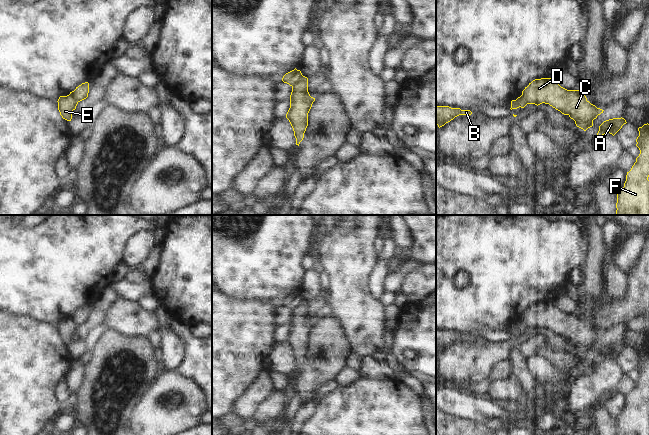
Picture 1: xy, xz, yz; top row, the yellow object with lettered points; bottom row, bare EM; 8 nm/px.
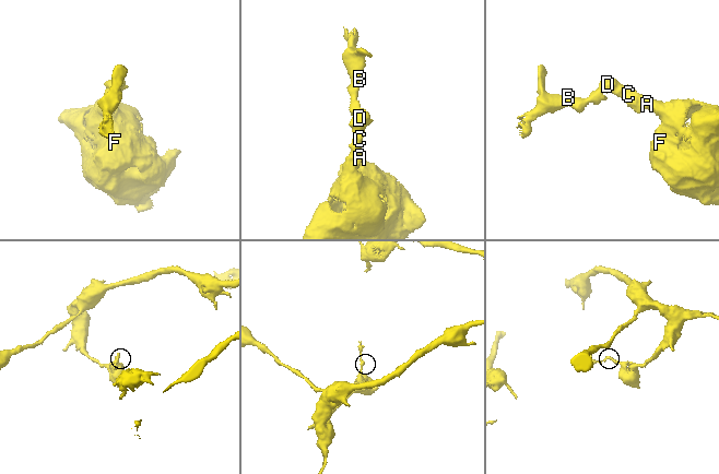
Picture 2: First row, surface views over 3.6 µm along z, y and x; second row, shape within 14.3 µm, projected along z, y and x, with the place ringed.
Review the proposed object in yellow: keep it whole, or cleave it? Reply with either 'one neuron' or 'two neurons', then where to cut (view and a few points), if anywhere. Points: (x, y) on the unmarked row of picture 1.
two neurons; cut in xz along (302, 299), (292, 310)

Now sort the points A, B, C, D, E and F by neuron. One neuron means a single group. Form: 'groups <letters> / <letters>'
groups A C D F / B E

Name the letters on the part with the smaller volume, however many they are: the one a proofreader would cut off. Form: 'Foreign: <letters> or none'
Foreign: B, E

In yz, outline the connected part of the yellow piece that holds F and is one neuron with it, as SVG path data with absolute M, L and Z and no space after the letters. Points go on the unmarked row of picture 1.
M649 348L639 351L638 355L636 370L640 378L631 394L627 396L624 411L617 417L616 435L649 435Z

